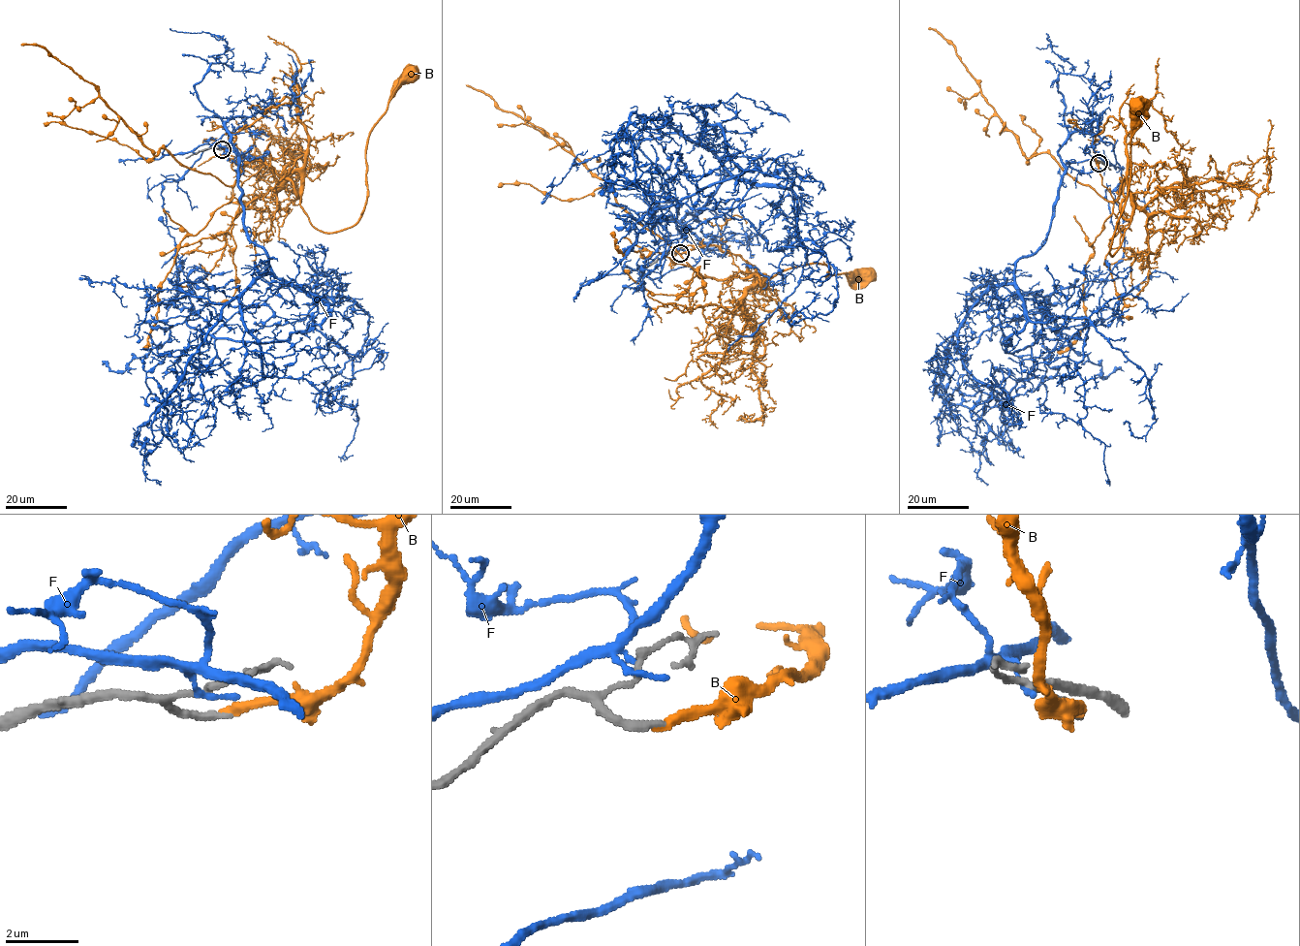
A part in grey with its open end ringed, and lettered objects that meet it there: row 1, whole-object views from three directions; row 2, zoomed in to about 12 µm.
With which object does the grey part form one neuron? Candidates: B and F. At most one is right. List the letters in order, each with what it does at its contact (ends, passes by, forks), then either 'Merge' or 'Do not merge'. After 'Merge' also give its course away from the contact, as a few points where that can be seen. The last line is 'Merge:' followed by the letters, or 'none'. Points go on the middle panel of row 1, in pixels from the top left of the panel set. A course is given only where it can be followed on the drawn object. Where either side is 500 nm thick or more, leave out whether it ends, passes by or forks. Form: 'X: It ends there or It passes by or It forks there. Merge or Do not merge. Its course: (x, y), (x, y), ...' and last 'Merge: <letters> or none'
B: It ends there. Merge. Its course: (680, 253), (715, 245), (767, 275), (764, 286), (783, 270), (815, 264), (829, 268), (826, 276), (868, 273)
F: It ends there. Do not merge
Merge: B

